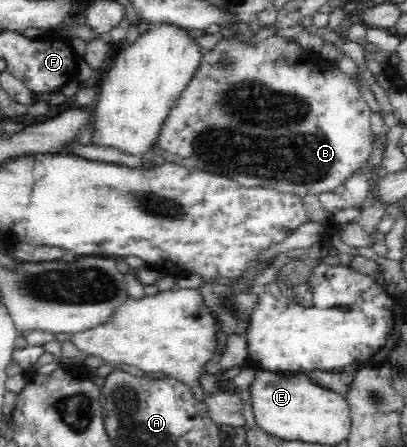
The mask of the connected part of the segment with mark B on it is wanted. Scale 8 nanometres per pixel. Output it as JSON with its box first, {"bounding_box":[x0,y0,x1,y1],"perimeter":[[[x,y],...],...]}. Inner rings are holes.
{"bounding_box":[155,35,374,198],"perimeter":[[[274,35],[258,43],[245,43],[233,36],[225,37],[219,40],[213,49],[203,51],[199,69],[177,100],[173,102],[155,143],[161,150],[185,159],[191,167],[229,177],[247,188],[268,188],[301,198],[307,194],[320,195],[334,191],[337,186],[344,184],[347,178],[351,178],[357,170],[361,170],[363,164],[367,164],[369,156],[373,154],[374,134],[371,131],[371,108],[363,99],[359,89],[360,87],[355,85],[353,79],[343,74],[335,64],[326,62],[314,51],[302,49],[293,37]]]}

